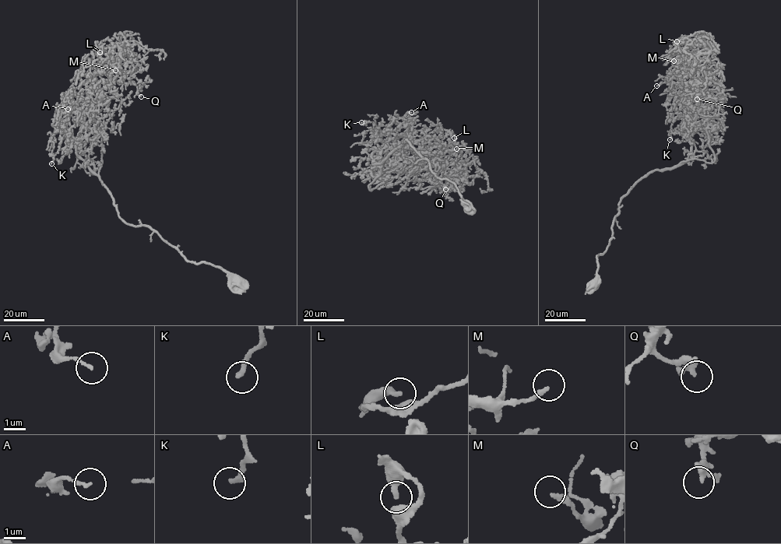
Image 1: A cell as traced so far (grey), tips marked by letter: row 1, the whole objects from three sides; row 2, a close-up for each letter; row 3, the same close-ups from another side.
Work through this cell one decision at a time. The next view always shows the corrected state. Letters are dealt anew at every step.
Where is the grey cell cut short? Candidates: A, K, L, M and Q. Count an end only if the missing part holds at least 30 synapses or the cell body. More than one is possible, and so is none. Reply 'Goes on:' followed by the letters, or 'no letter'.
Goes on: no letter

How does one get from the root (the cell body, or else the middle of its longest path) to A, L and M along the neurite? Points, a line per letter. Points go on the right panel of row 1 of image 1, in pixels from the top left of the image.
A: (595, 283), (596, 256), (612, 237), (622, 196), (651, 172), (690, 156), (691, 103), (666, 83), (656, 85)
L: (595, 283), (596, 256), (612, 237), (622, 196), (651, 172), (690, 156), (694, 63), (687, 40), (677, 41)
M: (595, 283), (596, 256), (612, 237), (622, 196), (651, 172), (690, 156), (692, 114), (705, 87), (673, 61)

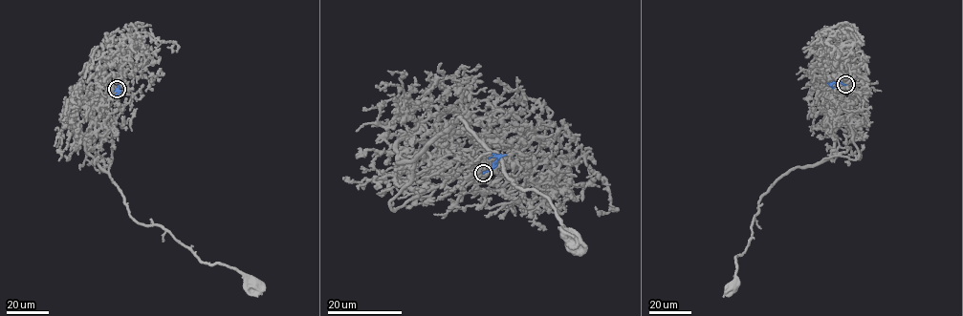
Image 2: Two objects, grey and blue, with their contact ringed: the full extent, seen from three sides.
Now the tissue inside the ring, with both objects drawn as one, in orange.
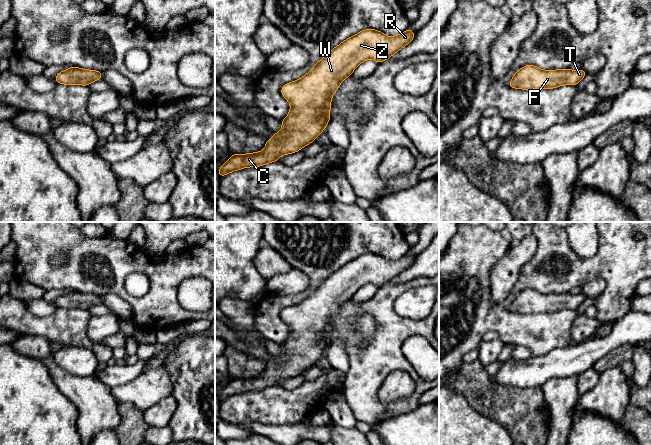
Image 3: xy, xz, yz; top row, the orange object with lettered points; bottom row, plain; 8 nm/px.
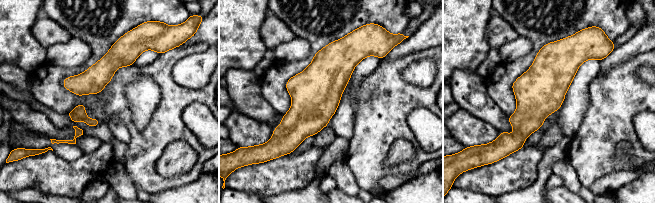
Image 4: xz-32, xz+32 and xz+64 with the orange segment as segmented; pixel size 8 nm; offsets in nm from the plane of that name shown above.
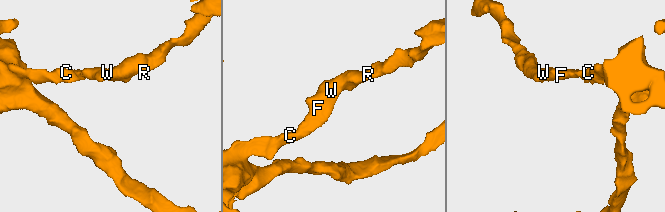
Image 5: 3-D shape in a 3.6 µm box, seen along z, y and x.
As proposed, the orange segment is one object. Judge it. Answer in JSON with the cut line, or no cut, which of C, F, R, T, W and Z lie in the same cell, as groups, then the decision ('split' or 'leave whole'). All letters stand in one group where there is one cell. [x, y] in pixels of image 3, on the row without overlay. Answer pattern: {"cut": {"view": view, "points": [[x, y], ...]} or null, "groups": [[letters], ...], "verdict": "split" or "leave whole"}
{"cut": null, "groups": [["C", "F", "R", "T", "W", "Z"]], "verdict": "leave whole"}

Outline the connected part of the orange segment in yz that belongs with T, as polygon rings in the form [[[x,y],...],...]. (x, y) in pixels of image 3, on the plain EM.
[[[534,289],[520,292],[508,309],[515,313],[552,313],[562,309],[576,310],[585,300],[581,294],[559,293],[542,294]]]

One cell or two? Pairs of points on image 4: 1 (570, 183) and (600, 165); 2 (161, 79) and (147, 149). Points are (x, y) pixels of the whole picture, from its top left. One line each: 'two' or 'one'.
1: two
2: one

